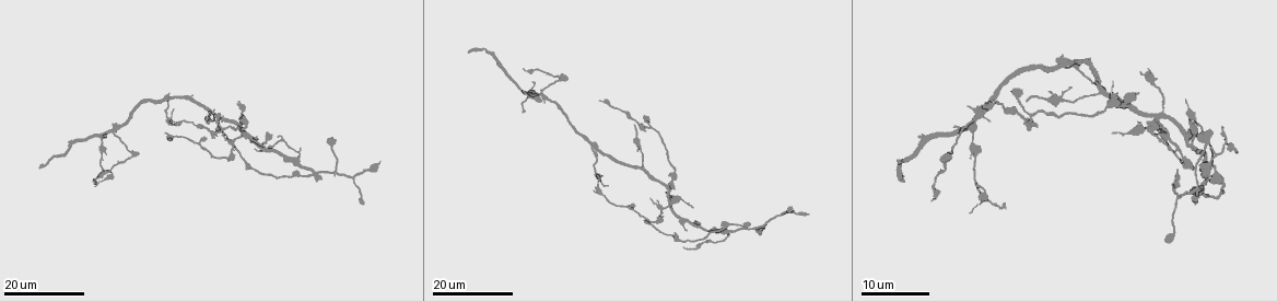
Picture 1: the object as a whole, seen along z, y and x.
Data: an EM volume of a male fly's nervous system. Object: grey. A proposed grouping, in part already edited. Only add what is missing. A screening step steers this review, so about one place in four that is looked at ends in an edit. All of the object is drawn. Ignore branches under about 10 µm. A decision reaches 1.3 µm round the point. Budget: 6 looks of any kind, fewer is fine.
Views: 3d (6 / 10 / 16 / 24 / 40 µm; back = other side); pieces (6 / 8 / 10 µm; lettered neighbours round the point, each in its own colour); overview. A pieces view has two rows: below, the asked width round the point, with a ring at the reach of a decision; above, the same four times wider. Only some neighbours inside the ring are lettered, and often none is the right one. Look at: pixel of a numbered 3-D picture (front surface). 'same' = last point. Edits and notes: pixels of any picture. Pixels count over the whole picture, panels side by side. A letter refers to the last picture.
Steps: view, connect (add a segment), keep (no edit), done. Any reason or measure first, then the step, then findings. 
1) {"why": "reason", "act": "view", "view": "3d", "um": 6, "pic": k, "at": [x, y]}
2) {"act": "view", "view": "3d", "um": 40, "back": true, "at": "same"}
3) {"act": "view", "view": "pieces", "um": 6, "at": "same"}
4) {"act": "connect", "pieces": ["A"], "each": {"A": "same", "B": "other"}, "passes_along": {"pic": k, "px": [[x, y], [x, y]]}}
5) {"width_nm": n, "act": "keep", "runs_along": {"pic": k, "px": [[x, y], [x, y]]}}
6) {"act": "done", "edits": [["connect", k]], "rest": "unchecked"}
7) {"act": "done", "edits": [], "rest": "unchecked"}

{"act": "view", "view": "3d", "um": 24, "pic": 1, "at": [1208, 130]}

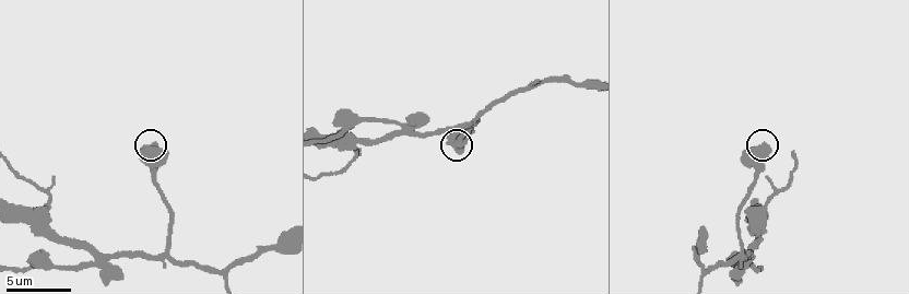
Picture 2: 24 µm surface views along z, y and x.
{"why": "what lies round it", "act": "view", "view": "pieces", "um": 6, "pic": 2, "at": [764, 144]}

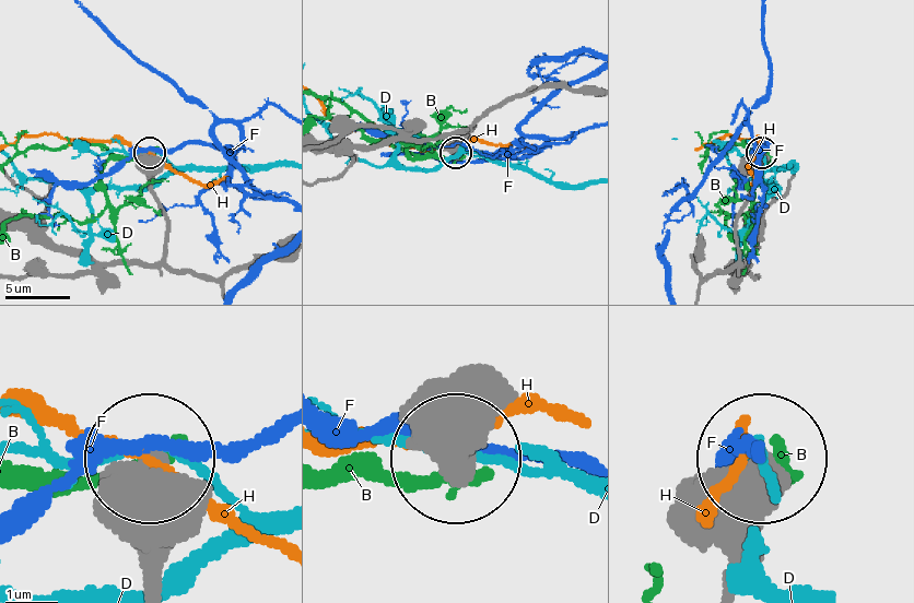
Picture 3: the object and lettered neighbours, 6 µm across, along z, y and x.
{"act": "keep", "each": {"B": "other", "D": "other", "F": "other", "H": "other"}, "runs_along": {"pic": 3, "px": [[75, 248], [104, 263], [159, 260], [165, 217], [151, 153]]}, "found": "no lettered segment goes on from it"}

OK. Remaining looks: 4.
{"why": "free end", "act": "view", "view": "3d", "um": 24, "pic": 1, "at": [208, 113]}

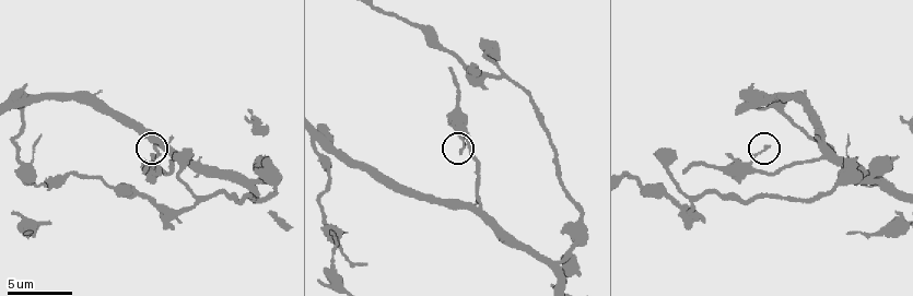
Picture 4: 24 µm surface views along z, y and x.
{"why": "what lies round it", "act": "view", "view": "pieces", "um": 10, "pic": 4, "at": [156, 147]}

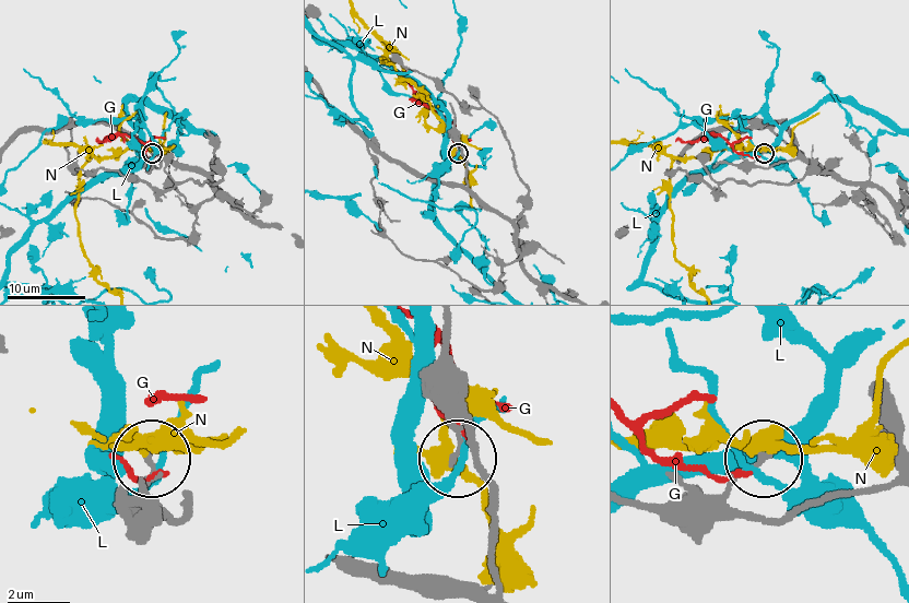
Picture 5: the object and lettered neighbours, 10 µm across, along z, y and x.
{"width_nm": 170, "act": "keep", "each": {"G": "other", "L": "other", "N": "other"}, "runs_along": {"pic": 5, "px": [[898, 486], [750, 518], [729, 494], [763, 458]]}, "found": "none of them fits"}

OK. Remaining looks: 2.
{"why": "branch stops here", "act": "view", "view": "3d", "um": 24, "pic": 1, "at": [790, 208]}

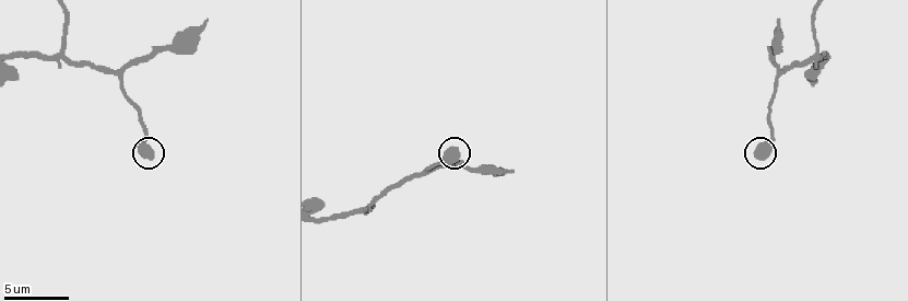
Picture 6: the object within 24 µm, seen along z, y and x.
{"act": "view", "view": "pieces", "um": 10, "pic": 6, "at": [759, 155]}

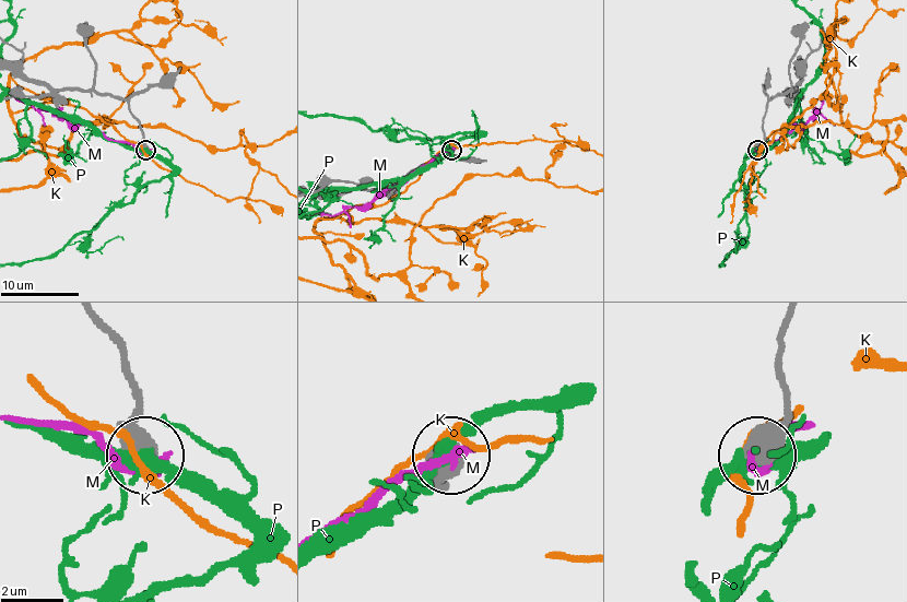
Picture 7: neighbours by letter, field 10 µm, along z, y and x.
{"width_nm": 560, "act": "keep", "each": {"K": "other", "M": "other", "P": "other"}, "runs_along": {"pic": 7, "px": [[787, 326], [781, 427], [761, 456]]}, "found": "none of them fits"}

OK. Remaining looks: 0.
{"act": "done", "edits": [], "rest": "unchecked"}

